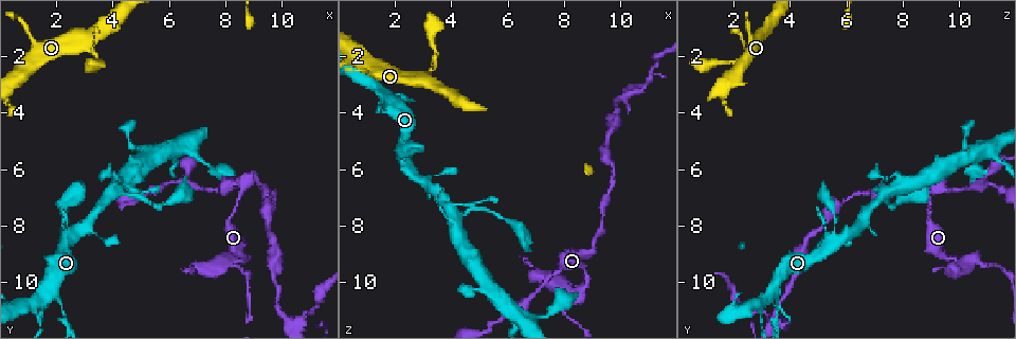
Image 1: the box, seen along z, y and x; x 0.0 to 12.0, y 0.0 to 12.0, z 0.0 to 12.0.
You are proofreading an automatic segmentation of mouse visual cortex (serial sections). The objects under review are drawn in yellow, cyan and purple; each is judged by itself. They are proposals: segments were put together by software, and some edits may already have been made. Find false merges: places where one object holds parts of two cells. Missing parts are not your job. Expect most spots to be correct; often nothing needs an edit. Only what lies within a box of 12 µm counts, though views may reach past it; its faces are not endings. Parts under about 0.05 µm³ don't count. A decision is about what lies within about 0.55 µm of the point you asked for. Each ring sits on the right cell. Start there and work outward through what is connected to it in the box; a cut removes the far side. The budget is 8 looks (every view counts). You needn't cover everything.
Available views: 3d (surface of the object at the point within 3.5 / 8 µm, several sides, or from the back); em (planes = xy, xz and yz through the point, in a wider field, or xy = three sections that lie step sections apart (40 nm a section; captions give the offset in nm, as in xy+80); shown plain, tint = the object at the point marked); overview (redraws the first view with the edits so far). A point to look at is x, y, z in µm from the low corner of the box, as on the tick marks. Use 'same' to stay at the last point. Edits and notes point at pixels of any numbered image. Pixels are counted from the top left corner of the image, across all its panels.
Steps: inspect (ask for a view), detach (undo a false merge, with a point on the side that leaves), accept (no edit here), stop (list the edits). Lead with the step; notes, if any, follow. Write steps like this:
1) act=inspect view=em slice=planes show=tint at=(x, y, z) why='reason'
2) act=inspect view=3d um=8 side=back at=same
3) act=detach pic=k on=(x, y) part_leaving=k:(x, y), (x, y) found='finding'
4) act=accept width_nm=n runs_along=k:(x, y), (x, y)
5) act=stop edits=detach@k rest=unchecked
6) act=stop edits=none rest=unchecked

act=inspect view=3d um=3.5 at=(8.7, 6.6, 9.1) why='sharp bend'

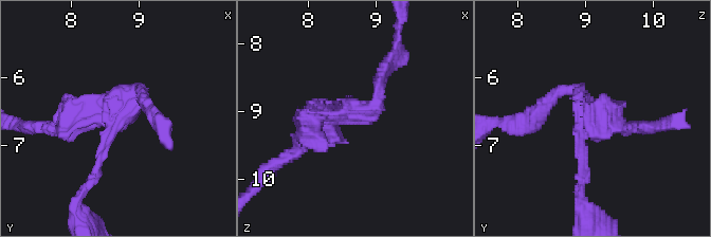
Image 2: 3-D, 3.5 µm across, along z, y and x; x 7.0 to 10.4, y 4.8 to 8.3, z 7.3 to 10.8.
act=inspect view=em slice=xy step=1 show=tint at=(8.65, 6.55, 9.00)

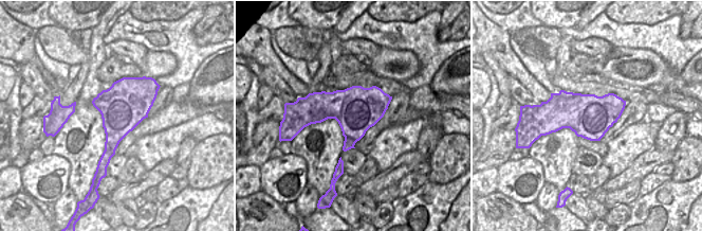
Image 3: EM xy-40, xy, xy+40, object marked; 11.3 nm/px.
act=accept width_nm=500 runs_along=2:(90, 183), (112, 122), (139, 89), (145, 102) found='continuous, no second cell'

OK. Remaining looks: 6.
act=inspect view=em slice=planes show=tint at=(4.5, 4.8, 10.2) why='narrows sharply'

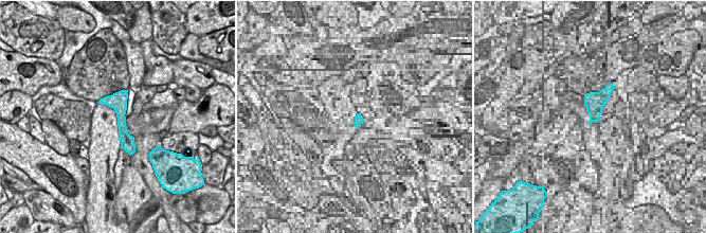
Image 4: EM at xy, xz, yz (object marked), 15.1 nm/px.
act=inspect view=3d um=3.5 at=same

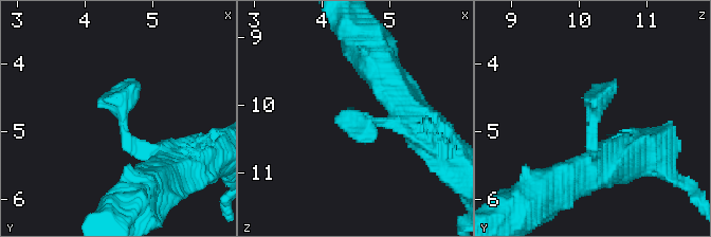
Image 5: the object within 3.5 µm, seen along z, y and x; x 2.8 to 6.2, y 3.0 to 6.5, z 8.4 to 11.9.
act=accept width_nm=260 runs_along=4:(123, 92), (121, 123), (130, 149) found='continuous, no second cell'

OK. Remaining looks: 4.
act=inspect view=3d um=3.5 at=(3.2, 1.8, 2.6) why='thick turns thin'

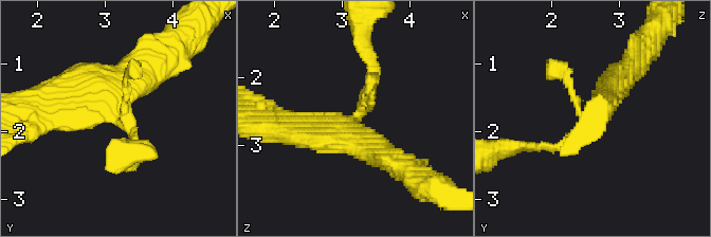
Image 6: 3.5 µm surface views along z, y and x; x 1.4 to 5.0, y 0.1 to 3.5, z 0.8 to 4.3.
act=inspect view=em slice=xy step=1 show=tint at=(3.30, 1.90, 2.55)

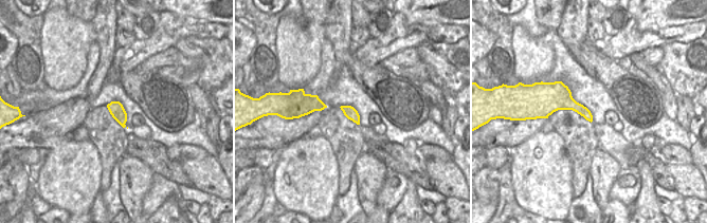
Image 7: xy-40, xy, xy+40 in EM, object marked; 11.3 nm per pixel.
act=inspect view=em slice=xy step=5 show=tint at=same why='another direction'

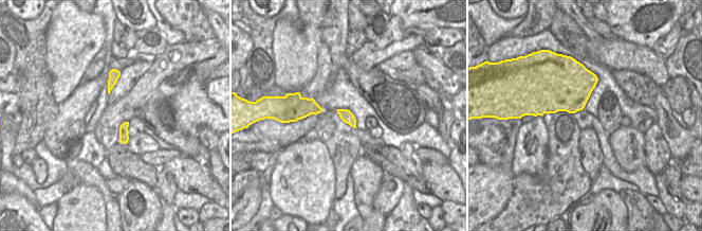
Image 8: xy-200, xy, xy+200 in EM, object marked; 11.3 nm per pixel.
act=accept runs_along=6:(299, 130), (370, 106), (370, 54) found='all the same cell'

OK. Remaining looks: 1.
act=stop edits=none rest=unchecked

